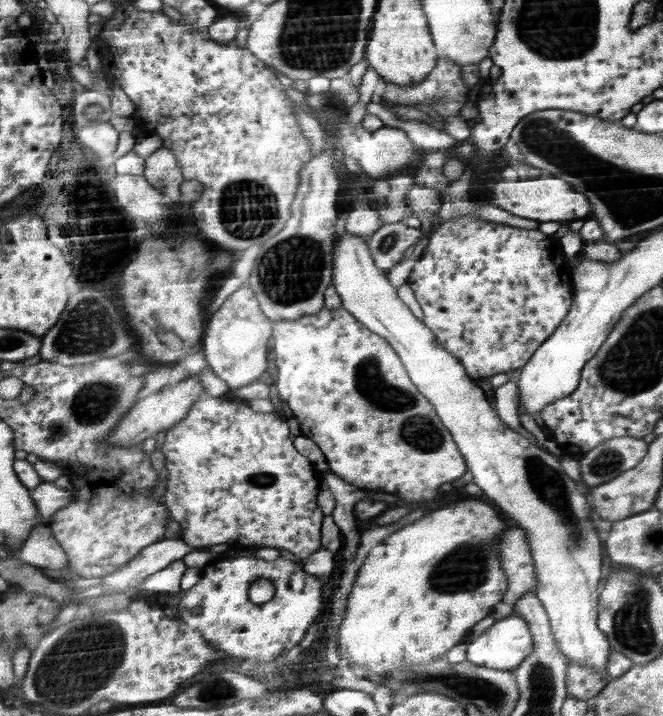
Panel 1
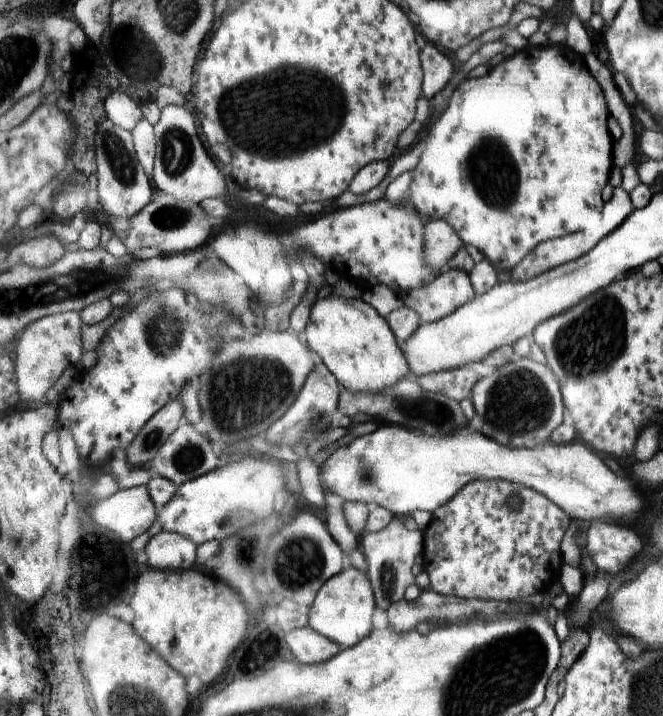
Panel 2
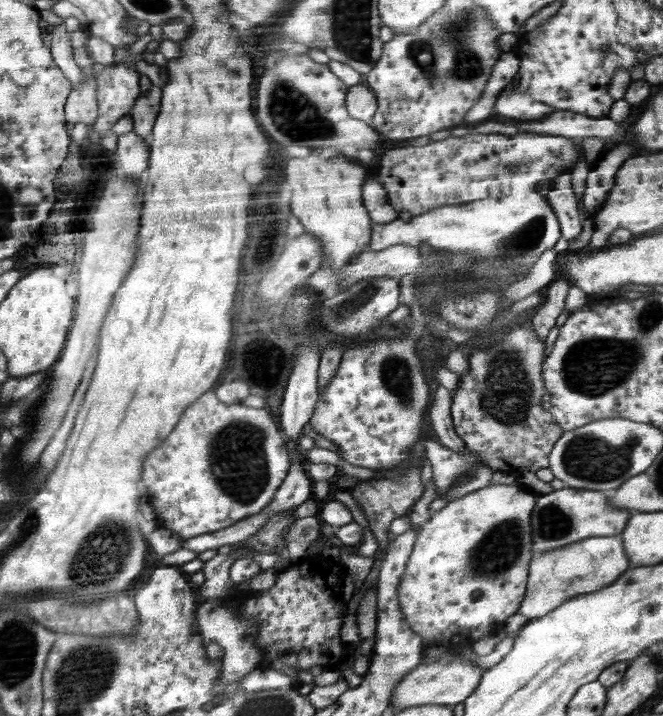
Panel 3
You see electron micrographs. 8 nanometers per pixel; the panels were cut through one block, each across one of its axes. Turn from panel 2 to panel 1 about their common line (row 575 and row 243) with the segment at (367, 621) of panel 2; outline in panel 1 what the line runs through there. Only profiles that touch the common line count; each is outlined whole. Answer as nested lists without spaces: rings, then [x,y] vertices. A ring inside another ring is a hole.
[[[346,234],[346,238],[338,238],[332,254],[334,289],[340,295],[341,306],[371,331],[382,335],[382,338],[392,344],[417,390],[433,404],[441,422],[453,436],[458,451],[464,456],[469,471],[472,472],[474,484],[481,488],[491,502],[494,502],[494,506],[498,506],[506,517],[523,531],[526,542],[533,551],[534,566],[537,568],[538,585],[535,593],[546,610],[558,651],[577,666],[589,667],[592,671],[607,676],[607,664],[612,647],[600,626],[596,626],[596,616],[600,616],[600,610],[596,610],[598,600],[596,586],[598,580],[605,577],[605,574],[600,574],[602,540],[598,538],[598,532],[592,520],[588,518],[590,506],[584,500],[584,493],[576,490],[575,480],[570,480],[568,488],[568,476],[556,457],[549,454],[544,447],[534,445],[530,440],[510,430],[498,418],[499,415],[494,412],[490,402],[484,398],[482,388],[472,384],[472,380],[466,376],[465,365],[455,355],[450,354],[437,341],[434,331],[424,326],[420,320],[416,320],[408,310],[408,306],[396,296],[396,288],[393,283],[388,282],[389,278],[382,276],[384,274],[382,269],[374,264],[364,238]]]

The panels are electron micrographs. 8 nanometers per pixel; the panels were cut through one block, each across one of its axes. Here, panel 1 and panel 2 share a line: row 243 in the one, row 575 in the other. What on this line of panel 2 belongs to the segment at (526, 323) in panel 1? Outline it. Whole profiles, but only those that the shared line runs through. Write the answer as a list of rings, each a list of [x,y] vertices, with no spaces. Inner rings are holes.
[[[474,480],[431,515],[423,531],[426,538],[421,567],[429,576],[430,590],[448,597],[512,602],[538,592],[548,593],[554,583],[561,583],[560,540],[564,538],[572,518],[533,488],[507,480]],[[516,493],[521,496],[522,502],[514,509],[509,507],[508,498]]]

